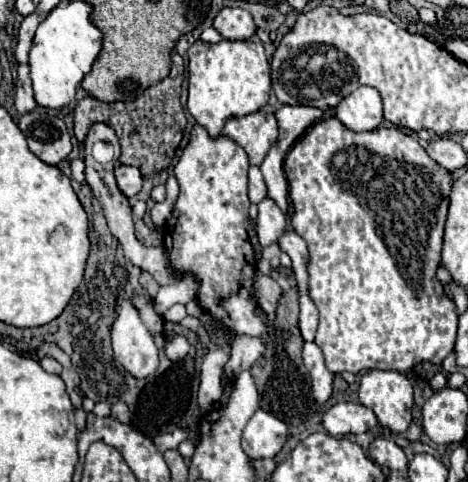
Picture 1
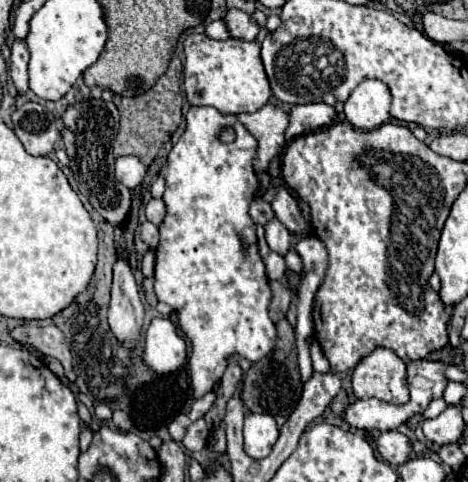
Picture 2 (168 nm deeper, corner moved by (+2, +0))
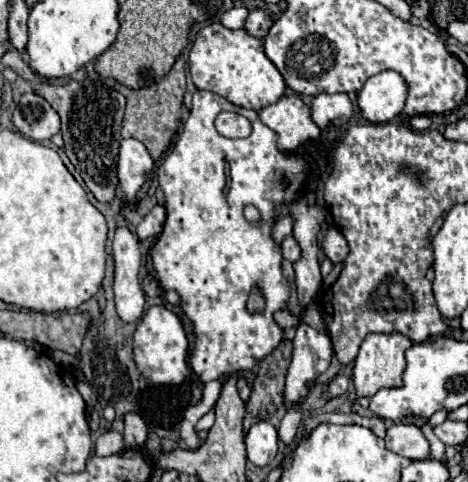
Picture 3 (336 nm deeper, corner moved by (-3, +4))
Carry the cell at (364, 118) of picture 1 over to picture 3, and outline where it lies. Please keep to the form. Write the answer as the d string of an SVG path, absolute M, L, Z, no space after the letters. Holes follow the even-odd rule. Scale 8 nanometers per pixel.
M384 70L372 78L368 78L358 92L358 106L366 120L390 122L398 116L406 102L406 84L400 74L392 70Z

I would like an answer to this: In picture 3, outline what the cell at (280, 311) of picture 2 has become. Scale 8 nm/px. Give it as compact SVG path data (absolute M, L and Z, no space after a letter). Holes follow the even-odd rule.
M284 308L284 310L278 310L278 312L274 314L274 320L276 320L276 324L278 324L282 330L286 330L286 328L298 326L300 316L298 316L298 314L292 314L288 308Z

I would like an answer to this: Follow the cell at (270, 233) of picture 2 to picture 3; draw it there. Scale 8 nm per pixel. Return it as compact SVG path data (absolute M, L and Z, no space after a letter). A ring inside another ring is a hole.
M294 236L284 238L284 242L282 242L282 256L284 256L286 260L290 260L290 262L296 262L296 260L300 258L300 246L298 246L298 242L294 240Z

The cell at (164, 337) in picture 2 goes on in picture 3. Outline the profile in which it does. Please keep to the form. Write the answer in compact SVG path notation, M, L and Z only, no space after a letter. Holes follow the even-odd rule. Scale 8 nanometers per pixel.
M152 306L134 332L134 360L148 380L154 384L180 384L188 376L188 338L182 328L182 322L174 312L164 306Z

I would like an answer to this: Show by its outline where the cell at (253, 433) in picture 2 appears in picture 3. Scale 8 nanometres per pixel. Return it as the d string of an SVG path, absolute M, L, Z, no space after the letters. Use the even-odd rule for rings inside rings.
M260 420L246 432L248 460L256 466L266 466L274 460L278 452L278 430L268 422Z

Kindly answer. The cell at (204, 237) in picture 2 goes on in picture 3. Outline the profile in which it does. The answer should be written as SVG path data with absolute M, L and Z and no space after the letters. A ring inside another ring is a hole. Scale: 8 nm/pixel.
M196 90L194 92L194 98L192 98L192 108L190 108L190 116L182 128L182 134L178 136L174 148L170 150L170 154L166 156L166 160L160 164L158 168L158 182L166 194L166 222L164 222L164 230L162 234L158 236L156 244L154 244L154 250L152 250L152 264L154 264L154 270L156 270L156 276L158 276L158 282L164 290L174 290L178 292L180 296L180 308L182 312L192 320L194 324L194 336L196 336L196 342L194 342L194 352L190 354L190 368L194 370L194 374L202 380L202 382L210 382L210 380L220 380L220 378L226 378L228 374L232 372L242 372L242 370L250 370L254 364L258 364L264 356L268 356L280 342L282 342L282 328L274 322L274 312L276 310L282 310L288 306L288 298L290 298L290 286L288 286L288 280L282 276L282 270L280 270L280 262L282 262L282 254L280 254L280 248L274 244L272 236L270 236L270 230L272 230L272 224L274 224L274 208L278 204L286 204L294 198L298 198L302 194L302 184L306 180L306 168L308 168L308 160L310 160L310 150L308 148L300 148L298 152L294 154L280 154L280 150L276 150L276 134L272 134L272 130L268 126L264 126L256 114L256 110L246 110L246 108L238 108L238 106L232 106L228 100L224 100L222 96L214 94L214 92L206 92L206 90ZM224 110L232 110L232 112L238 112L242 116L246 116L250 122L252 122L252 134L248 138L242 138L242 140L230 140L230 138L224 138L216 132L214 128L214 118L224 112ZM230 186L230 192L224 194L224 190ZM248 204L254 204L258 210L260 210L260 224L258 226L252 226L246 218L244 218L244 206ZM254 284L260 284L264 296L266 296L266 306L264 306L264 312L250 312L246 308L246 302L248 302L248 294L252 290Z

